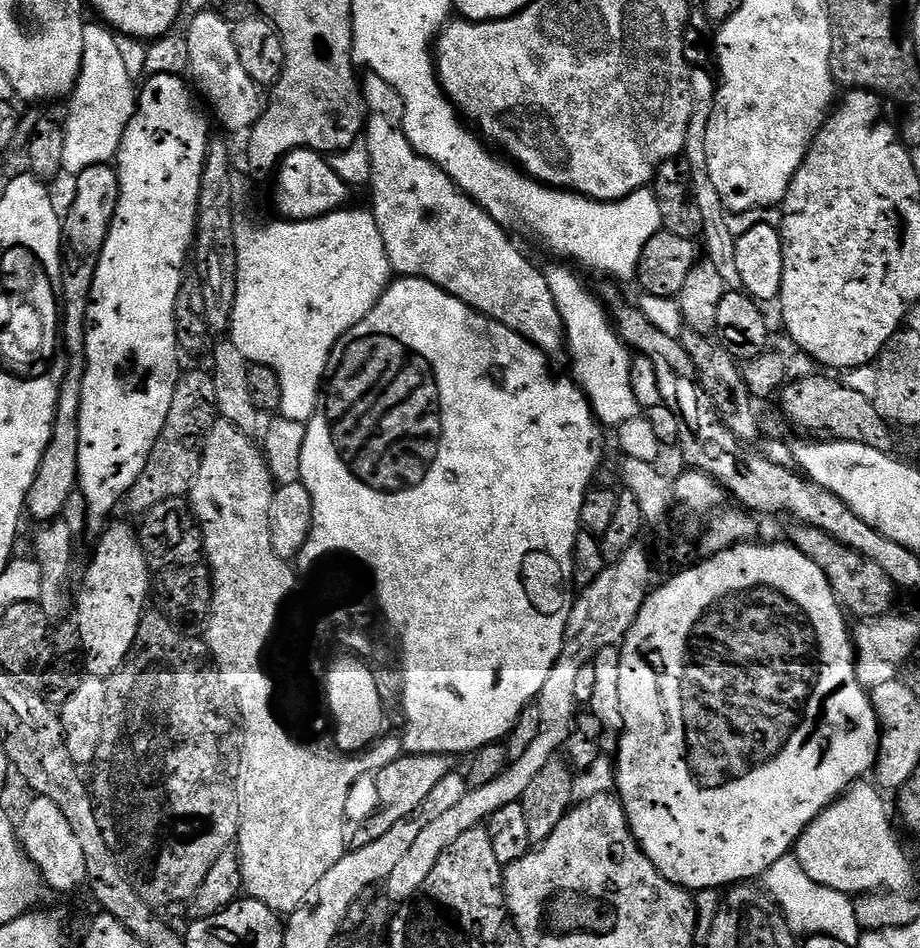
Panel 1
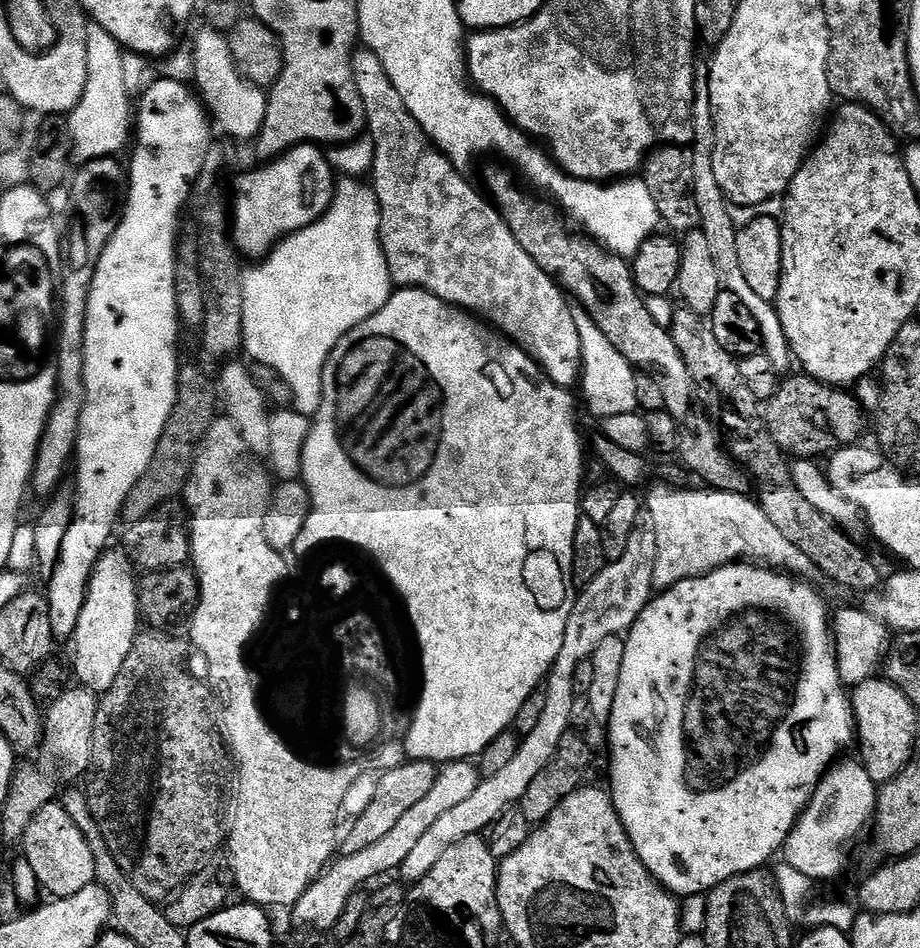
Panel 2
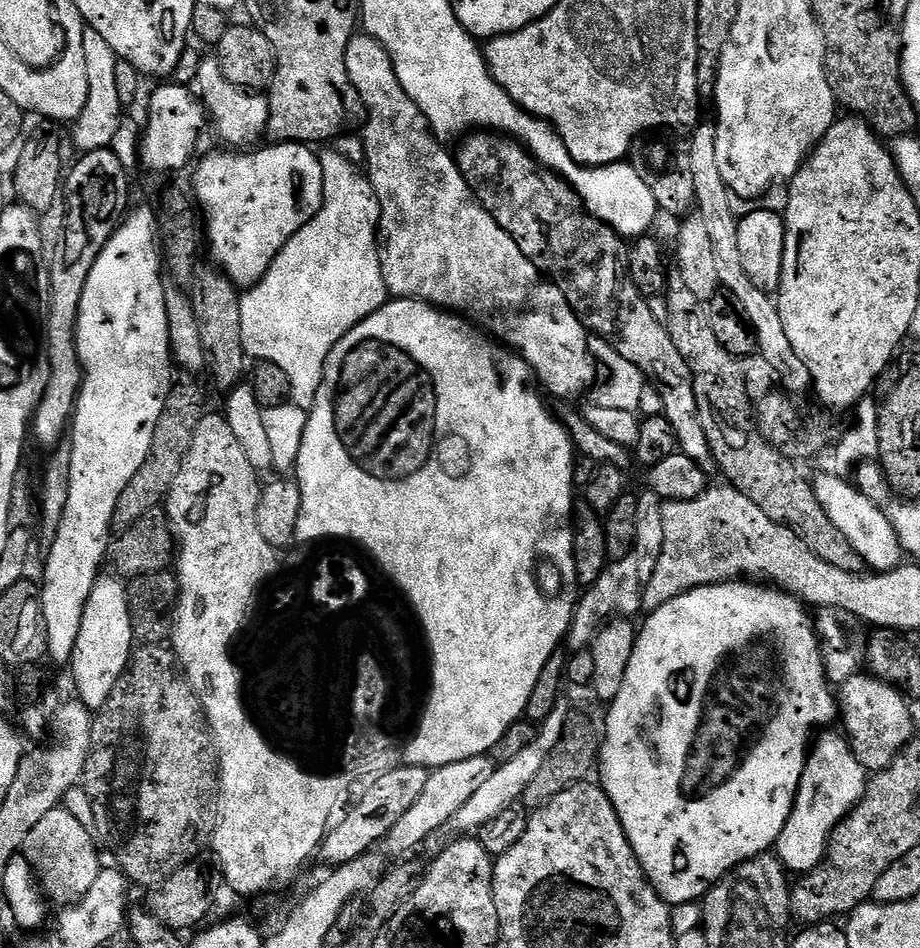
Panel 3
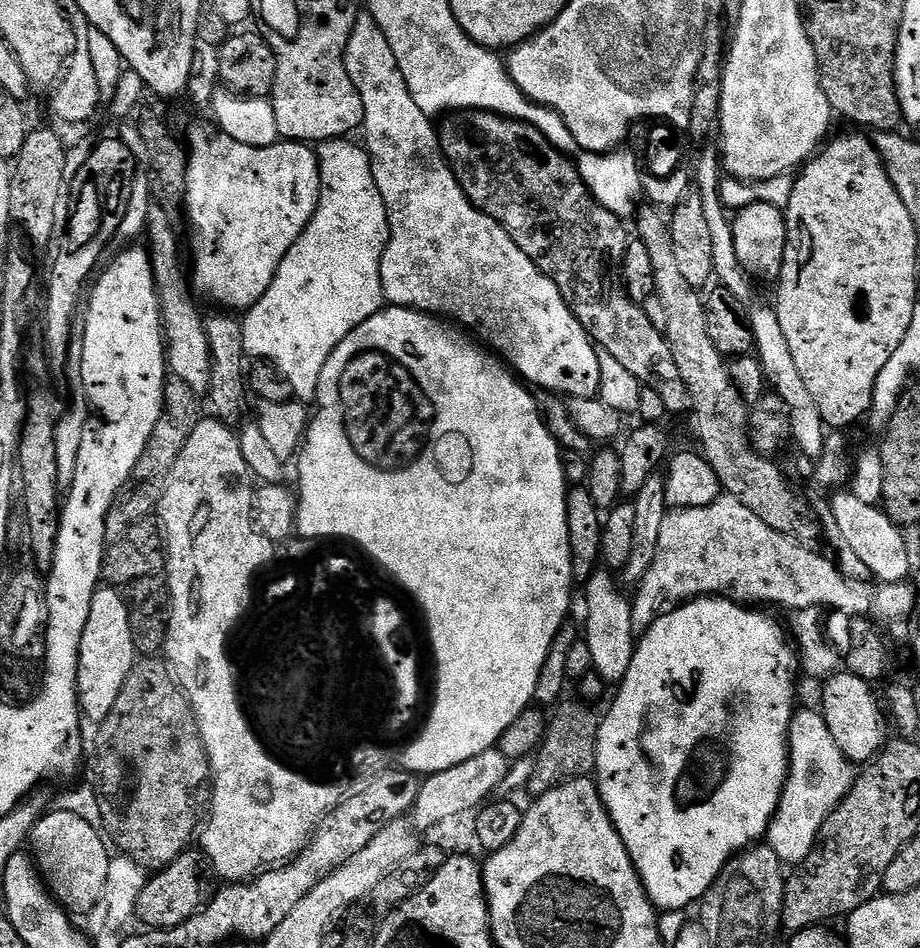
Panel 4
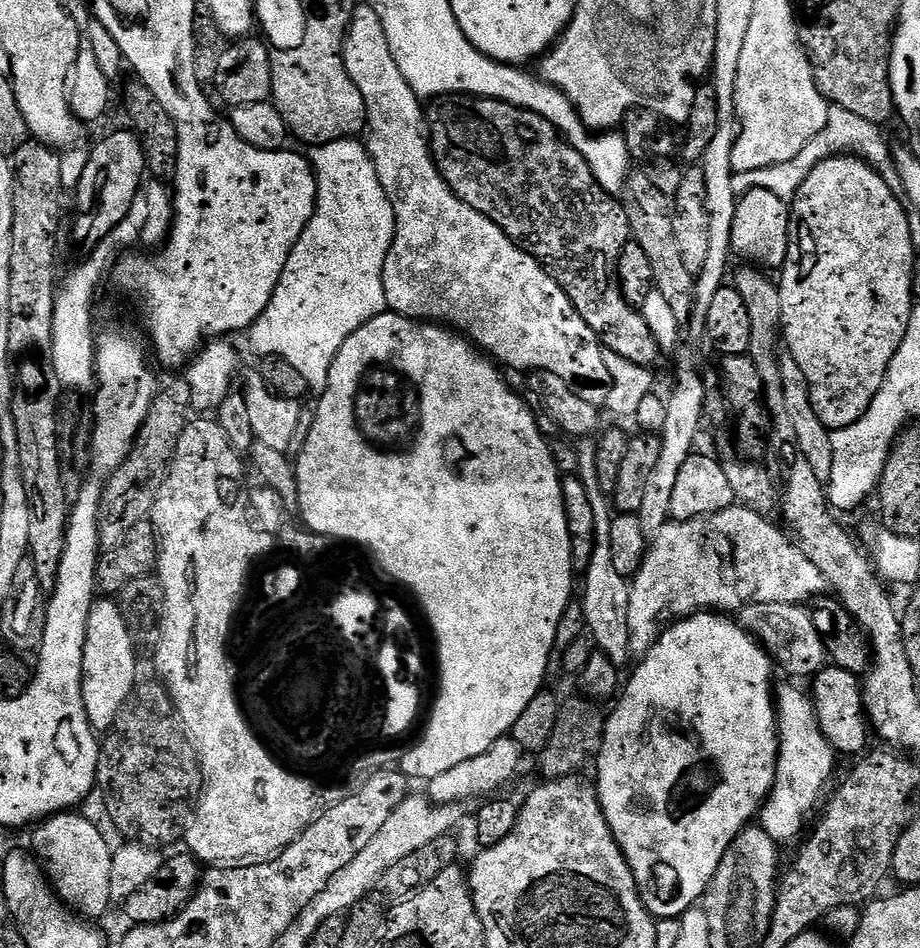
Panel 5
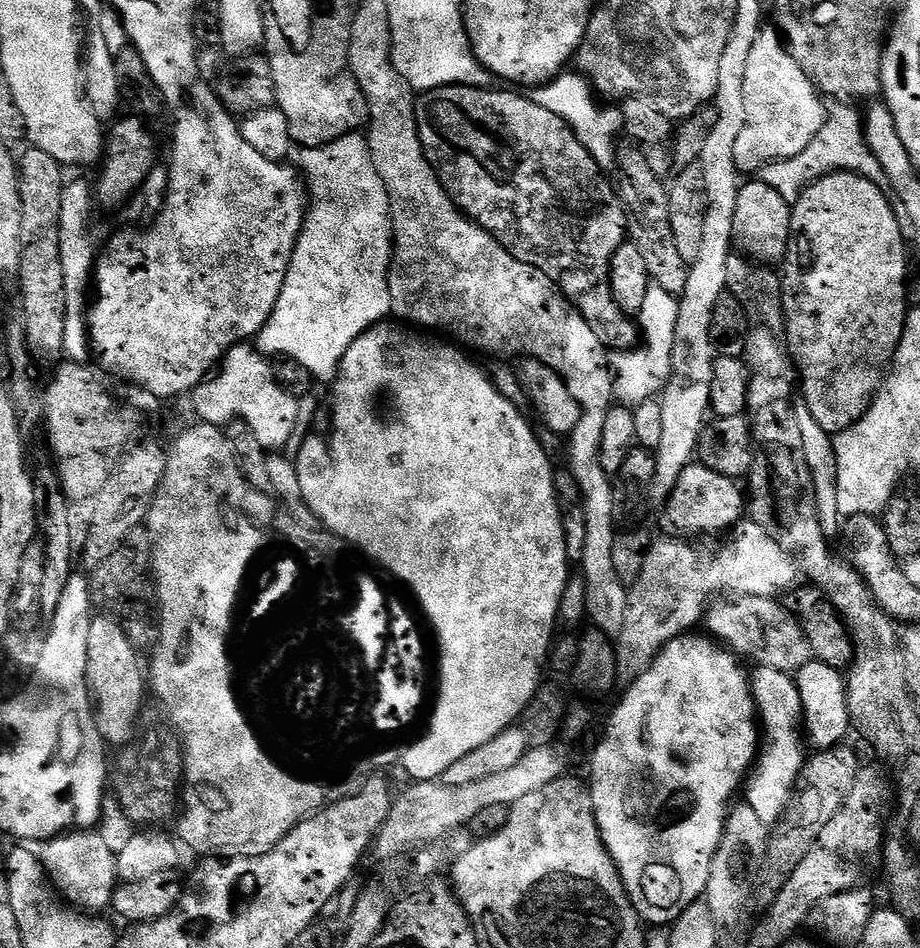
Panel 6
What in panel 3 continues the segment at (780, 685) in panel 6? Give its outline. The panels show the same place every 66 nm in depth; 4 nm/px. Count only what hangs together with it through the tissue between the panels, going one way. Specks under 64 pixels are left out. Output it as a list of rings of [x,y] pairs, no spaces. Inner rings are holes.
[[[821,731],[817,740],[815,737],[796,791],[796,805],[776,840],[775,855],[792,874],[812,872],[823,862],[832,831],[849,816],[868,789],[869,773],[858,762],[851,743],[839,731],[832,731]]]

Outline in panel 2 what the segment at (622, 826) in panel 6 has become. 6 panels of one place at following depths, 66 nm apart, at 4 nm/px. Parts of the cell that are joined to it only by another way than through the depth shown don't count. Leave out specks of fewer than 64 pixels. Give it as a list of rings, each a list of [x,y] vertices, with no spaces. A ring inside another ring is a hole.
[[[737,562],[737,563],[734,563],[734,564],[727,564],[727,565],[726,565],[726,566],[722,566],[722,567],[721,567],[721,568],[719,568],[719,569],[718,569],[718,570],[714,570],[714,571],[713,571],[713,572],[707,572],[707,574],[706,574],[706,575],[705,575],[705,576],[699,576],[699,577],[698,577],[698,578],[690,578],[690,579],[689,579],[689,580],[683,580],[683,581],[682,581],[682,582],[678,582],[678,583],[677,583],[677,584],[676,584],[676,585],[674,585],[674,586],[673,586],[673,588],[666,588],[666,589],[663,589],[663,591],[661,591],[661,592],[660,592],[660,593],[659,593],[659,595],[657,595],[657,596],[656,596],[656,597],[655,597],[655,598],[653,598],[653,599],[651,599],[651,600],[649,600],[649,602],[648,602],[648,604],[647,604],[647,606],[645,606],[645,607],[644,607],[644,609],[643,609],[643,610],[642,610],[642,614],[641,614],[641,615],[640,615],[640,617],[639,617],[639,618],[637,618],[637,620],[635,620],[635,622],[633,622],[633,623],[632,623],[632,626],[631,626],[631,628],[629,628],[629,629],[628,629],[628,631],[627,631],[627,633],[626,633],[626,639],[625,639],[625,640],[624,640],[624,649],[625,649],[625,650],[626,650],[626,658],[622,658],[622,678],[618,678],[618,694],[617,694],[617,695],[616,695],[616,697],[615,697],[615,698],[614,698],[614,710],[613,710],[613,711],[612,711],[612,712],[609,712],[609,713],[607,713],[607,716],[606,716],[606,721],[607,721],[607,720],[608,720],[608,744],[609,744],[609,746],[610,746],[610,747],[612,747],[612,788],[611,788],[611,787],[610,787],[610,795],[611,795],[611,797],[612,797],[612,801],[613,801],[613,802],[614,802],[614,806],[615,806],[615,807],[616,807],[616,809],[617,809],[617,810],[618,810],[618,814],[619,814],[619,815],[620,815],[620,821],[621,821],[621,822],[622,822],[622,826],[623,826],[623,827],[624,827],[624,829],[625,829],[625,830],[626,830],[626,834],[627,834],[627,835],[628,835],[628,837],[629,837],[629,838],[630,838],[630,842],[631,842],[631,843],[632,843],[632,845],[633,845],[633,846],[634,846],[634,850],[635,850],[635,851],[636,851],[636,857],[637,857],[637,858],[638,858],[638,859],[639,859],[639,860],[641,860],[641,862],[643,862],[643,863],[644,863],[644,865],[645,865],[645,866],[646,866],[646,870],[647,870],[647,871],[648,871],[648,872],[649,872],[649,874],[650,874],[650,875],[652,875],[652,877],[654,877],[654,878],[655,878],[655,880],[656,880],[656,881],[657,881],[657,882],[658,882],[658,883],[660,883],[660,884],[661,884],[661,886],[663,886],[663,888],[666,888],[666,889],[668,889],[668,891],[669,891],[669,892],[671,892],[671,893],[672,893],[672,895],[673,895],[673,896],[675,896],[675,897],[677,897],[677,898],[683,898],[683,897],[685,897],[685,896],[690,896],[690,895],[698,895],[698,894],[700,894],[700,893],[703,893],[703,894],[707,894],[707,893],[709,893],[709,892],[711,892],[711,891],[712,891],[712,889],[713,889],[713,888],[717,888],[717,887],[718,887],[718,885],[719,885],[719,884],[721,884],[721,883],[722,883],[722,882],[726,882],[726,881],[727,881],[727,880],[729,880],[729,879],[730,879],[730,878],[734,878],[734,877],[735,877],[735,876],[741,876],[741,874],[743,874],[743,872],[754,872],[754,871],[757,871],[757,870],[760,870],[760,869],[763,869],[763,868],[764,868],[764,867],[765,867],[765,865],[764,865],[764,863],[766,863],[766,862],[767,862],[767,860],[768,860],[768,859],[770,859],[770,858],[771,858],[771,856],[772,856],[772,855],[774,855],[774,854],[775,854],[775,852],[776,852],[776,855],[777,855],[777,853],[779,853],[779,852],[780,852],[780,851],[781,851],[781,849],[783,849],[783,846],[784,846],[784,844],[785,844],[785,843],[786,843],[786,842],[787,842],[787,841],[788,841],[788,835],[790,835],[790,834],[791,834],[791,833],[792,833],[792,828],[793,828],[793,827],[794,827],[794,825],[795,825],[795,824],[796,824],[796,819],[798,819],[798,817],[799,817],[799,816],[801,816],[801,814],[802,814],[802,813],[804,813],[804,807],[805,807],[805,806],[806,806],[806,805],[808,805],[808,802],[809,802],[809,800],[811,800],[811,799],[812,799],[812,791],[813,791],[813,790],[815,790],[815,789],[816,789],[816,785],[817,785],[817,784],[819,784],[819,782],[820,782],[820,780],[821,780],[821,778],[822,778],[822,777],[823,777],[823,776],[824,776],[824,774],[825,774],[825,772],[827,772],[827,771],[828,771],[828,769],[829,769],[829,768],[831,768],[831,767],[832,767],[832,765],[833,765],[833,764],[835,764],[835,763],[837,763],[837,760],[838,760],[838,757],[839,757],[839,756],[840,756],[840,755],[841,755],[841,753],[840,753],[840,754],[839,754],[839,752],[840,752],[840,751],[842,751],[842,750],[843,750],[843,748],[844,748],[844,747],[846,747],[846,746],[847,746],[847,744],[848,744],[848,743],[850,743],[850,742],[851,742],[851,743],[853,743],[853,740],[854,740],[854,737],[855,737],[855,735],[856,735],[856,715],[855,715],[855,714],[854,714],[854,713],[852,713],[852,702],[851,702],[851,699],[850,699],[850,692],[849,692],[849,689],[848,689],[848,688],[847,688],[847,687],[846,687],[846,686],[845,686],[845,684],[843,684],[843,683],[842,683],[842,681],[840,681],[840,674],[839,674],[839,672],[838,672],[838,666],[837,666],[837,665],[836,665],[836,646],[835,646],[835,644],[833,644],[833,642],[832,642],[832,629],[831,629],[831,627],[830,627],[830,608],[829,608],[829,612],[828,612],[828,608],[827,608],[827,606],[826,606],[826,605],[824,605],[824,600],[823,600],[823,598],[822,598],[822,597],[820,597],[820,596],[819,596],[819,594],[818,594],[818,593],[816,593],[816,592],[815,592],[815,590],[814,590],[814,589],[812,589],[812,588],[811,588],[811,586],[810,586],[810,585],[808,585],[808,582],[805,582],[805,581],[804,581],[804,580],[803,580],[803,579],[800,579],[800,578],[793,578],[793,577],[792,577],[792,576],[791,576],[791,575],[788,575],[788,574],[785,574],[785,573],[784,573],[784,572],[783,572],[783,571],[780,571],[780,570],[777,570],[777,569],[774,569],[774,568],[770,568],[770,567],[767,567],[767,566],[761,566],[761,565],[760,565],[760,564],[759,564],[759,563],[756,563],[756,562]]]

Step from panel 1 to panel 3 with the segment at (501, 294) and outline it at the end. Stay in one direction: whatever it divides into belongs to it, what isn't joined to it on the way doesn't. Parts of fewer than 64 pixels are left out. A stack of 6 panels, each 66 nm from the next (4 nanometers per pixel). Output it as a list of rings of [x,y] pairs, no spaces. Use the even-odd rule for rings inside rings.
[[[357,34],[346,46],[346,74],[350,74],[350,82],[354,90],[358,90],[366,113],[362,125],[364,156],[368,159],[366,175],[380,203],[380,265],[389,297],[420,300],[423,304],[433,304],[463,316],[523,357],[537,381],[546,390],[548,388],[555,399],[575,400],[583,393],[585,395],[597,376],[587,330],[555,285],[541,275],[522,250],[518,250],[514,238],[510,238],[490,213],[476,203],[472,187],[460,172],[455,155],[440,145],[443,143],[429,128],[422,110],[418,110],[402,90],[390,54],[386,54],[373,36]]]

